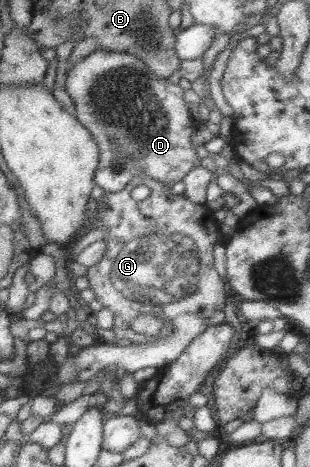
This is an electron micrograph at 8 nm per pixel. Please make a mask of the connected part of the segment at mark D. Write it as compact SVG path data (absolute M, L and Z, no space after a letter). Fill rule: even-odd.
M96 49L83 60L70 65L65 89L74 103L74 114L98 143L100 159L94 182L107 193L122 191L135 183L139 171L161 182L181 181L200 165L199 156L192 144L196 121L191 118L183 98L184 89L168 79L157 76L141 59L126 52Z

